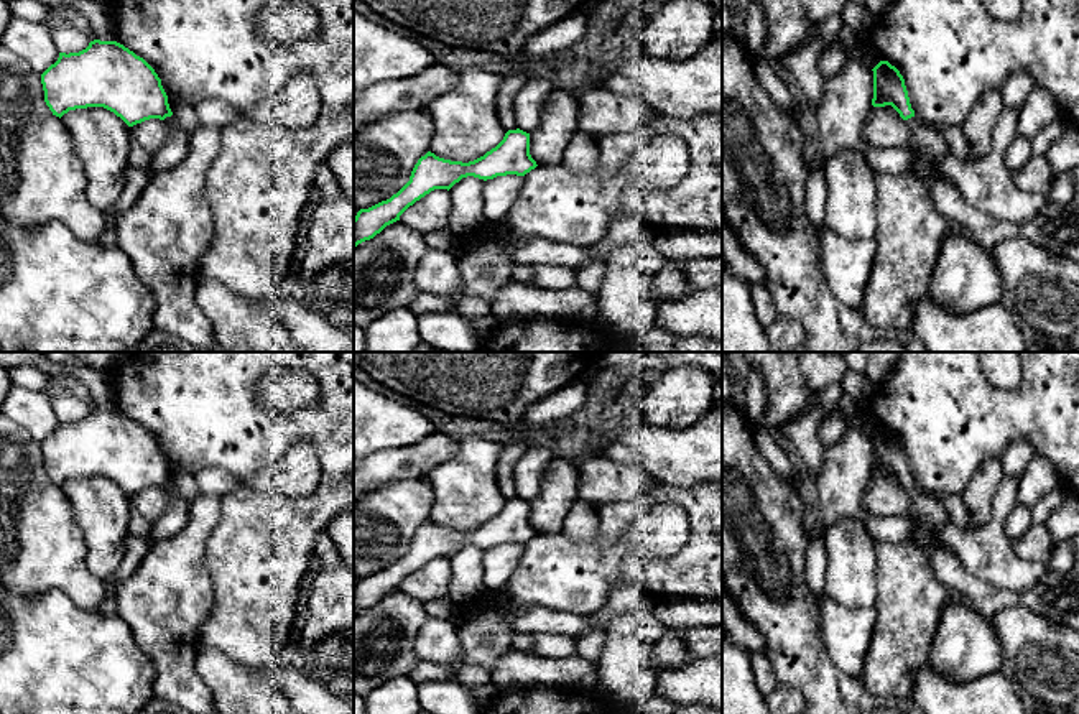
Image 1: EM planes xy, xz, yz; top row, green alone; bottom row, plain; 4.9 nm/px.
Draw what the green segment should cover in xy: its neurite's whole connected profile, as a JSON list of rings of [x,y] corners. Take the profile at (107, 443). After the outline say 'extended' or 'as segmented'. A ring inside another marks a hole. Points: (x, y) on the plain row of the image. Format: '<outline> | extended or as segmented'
[[[94,408],[79,421],[59,421],[59,426],[41,443],[44,471],[56,485],[69,479],[104,475],[120,485],[128,495],[150,487],[166,489],[171,494],[169,505],[151,523],[151,543],[179,533],[189,518],[189,502],[181,498],[168,472],[168,464],[155,438],[133,420],[117,410]]] | extended

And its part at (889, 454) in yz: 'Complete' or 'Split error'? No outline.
Split error

